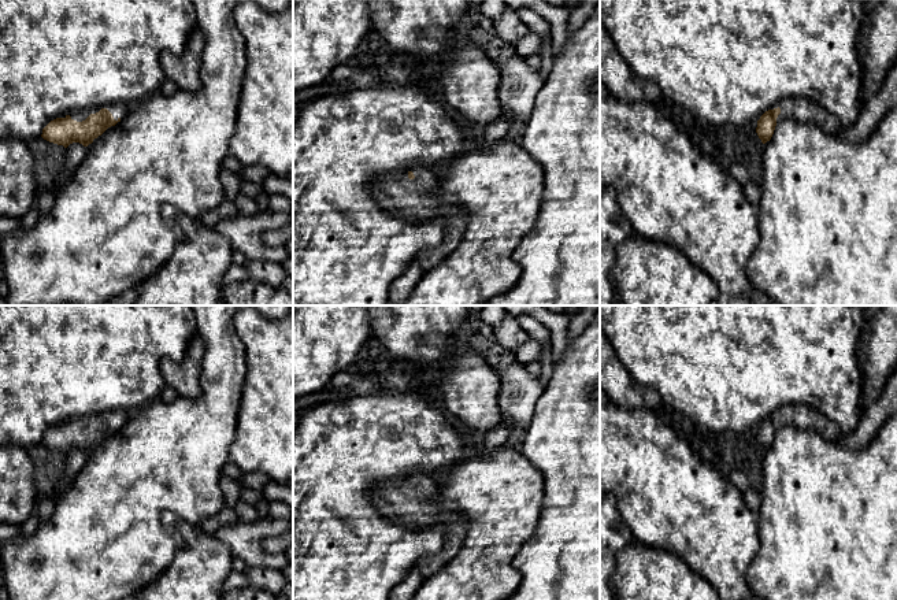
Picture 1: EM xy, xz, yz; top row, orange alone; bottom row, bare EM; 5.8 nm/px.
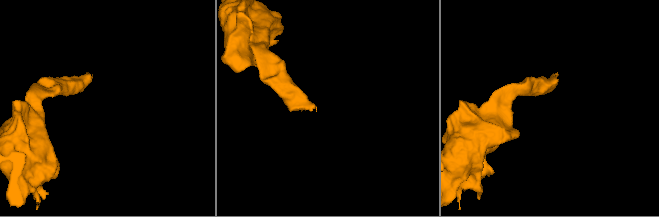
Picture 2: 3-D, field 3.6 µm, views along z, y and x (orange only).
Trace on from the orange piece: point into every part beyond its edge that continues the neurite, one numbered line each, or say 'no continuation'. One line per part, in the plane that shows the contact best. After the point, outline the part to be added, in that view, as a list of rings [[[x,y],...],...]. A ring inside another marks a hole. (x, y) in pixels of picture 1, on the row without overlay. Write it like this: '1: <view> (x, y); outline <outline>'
1: xy (119, 417); outline [[[114,410],[114,411],[108,411],[108,412],[104,412],[104,414],[94,414],[94,415],[90,415],[90,416],[86,416],[86,418],[82,418],[82,419],[78,419],[78,421],[73,421],[70,422],[71,426],[77,427],[77,429],[82,429],[85,427],[90,421],[96,421],[99,419],[101,415],[107,415],[115,427],[118,426],[123,426],[129,416],[130,416],[131,412],[129,411],[125,411],[125,410]]]

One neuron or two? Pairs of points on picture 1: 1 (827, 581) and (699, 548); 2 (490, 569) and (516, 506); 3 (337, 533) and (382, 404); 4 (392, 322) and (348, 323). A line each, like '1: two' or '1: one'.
1: two
2: one
3: one
4: two

